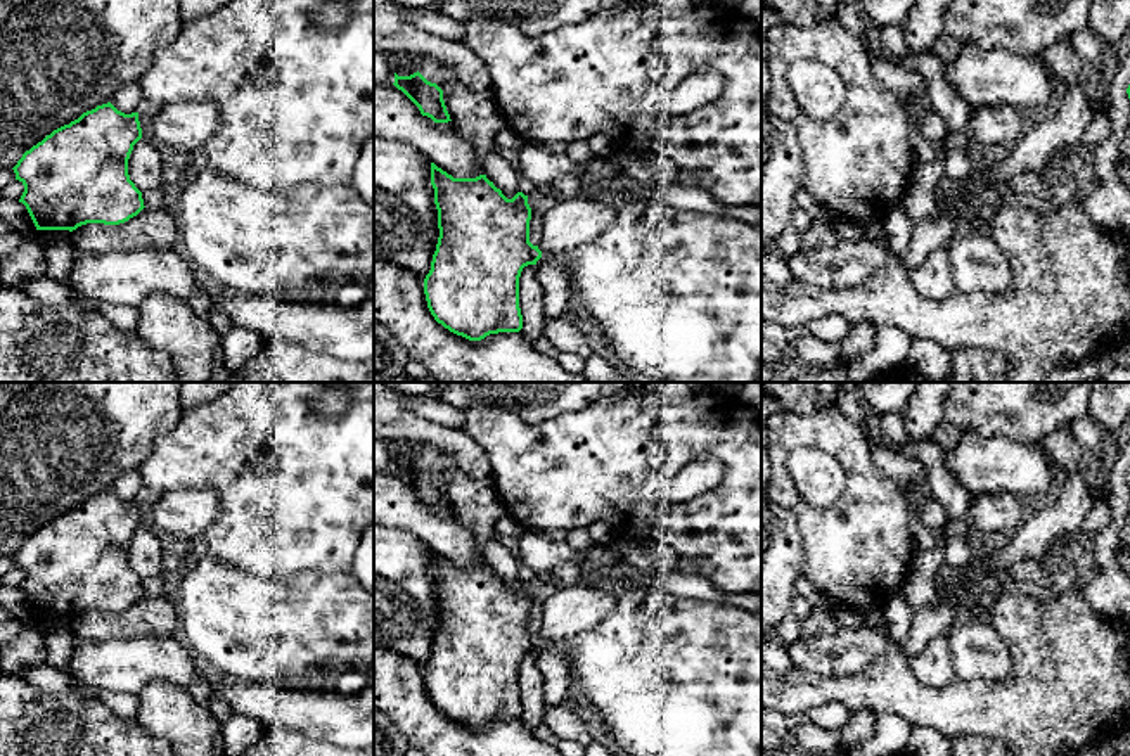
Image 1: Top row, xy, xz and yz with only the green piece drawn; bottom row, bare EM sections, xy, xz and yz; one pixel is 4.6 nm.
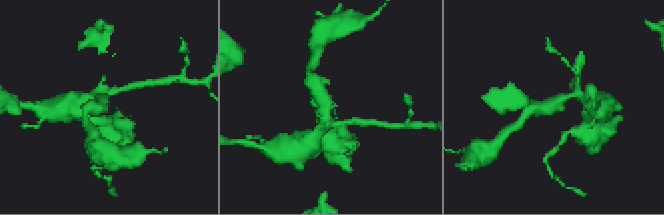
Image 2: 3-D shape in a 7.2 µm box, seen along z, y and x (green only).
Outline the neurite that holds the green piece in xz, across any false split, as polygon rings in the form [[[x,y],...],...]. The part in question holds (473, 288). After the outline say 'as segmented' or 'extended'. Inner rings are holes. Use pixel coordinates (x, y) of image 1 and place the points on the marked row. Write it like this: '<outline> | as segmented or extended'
[[[431,163],[440,237],[424,279],[434,320],[469,341],[519,332],[519,277],[542,256],[568,259],[613,223],[618,209],[583,194],[549,202],[540,242],[530,242],[528,195],[507,199],[479,175],[453,178]]] | extended

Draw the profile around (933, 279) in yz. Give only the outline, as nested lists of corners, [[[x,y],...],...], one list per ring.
[[[947,249],[933,251],[919,266],[910,270],[910,282],[921,296],[945,301],[955,291]]]

